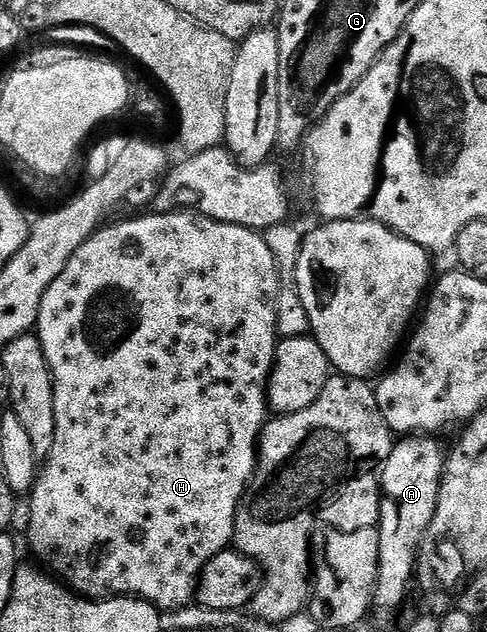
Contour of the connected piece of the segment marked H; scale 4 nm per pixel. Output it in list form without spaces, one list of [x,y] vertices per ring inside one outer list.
[[[148,212],[142,218],[129,218],[126,222],[117,222],[114,226],[110,224],[102,225],[96,234],[84,242],[73,253],[67,268],[47,288],[43,296],[43,304],[39,308],[35,333],[41,342],[41,347],[45,353],[45,359],[49,365],[49,371],[53,377],[53,404],[55,406],[55,444],[51,444],[49,457],[44,459],[37,475],[37,481],[33,484],[33,489],[28,495],[29,501],[29,546],[33,549],[33,554],[38,558],[36,561],[50,575],[56,576],[68,589],[84,596],[90,600],[104,600],[114,596],[132,596],[142,598],[144,602],[150,602],[158,610],[174,610],[180,606],[190,605],[194,601],[197,593],[197,579],[201,576],[201,570],[219,552],[230,549],[233,541],[233,529],[235,528],[235,512],[237,505],[241,503],[241,498],[245,490],[249,487],[249,481],[253,475],[253,469],[257,466],[257,444],[261,436],[261,429],[267,421],[267,399],[265,388],[269,384],[269,373],[273,371],[273,359],[277,356],[277,343],[279,335],[277,332],[277,293],[281,287],[281,277],[275,264],[275,256],[271,256],[271,248],[267,248],[264,233],[256,230],[248,230],[235,224],[223,224],[210,218],[203,217],[202,214],[192,212],[174,212],[171,214],[158,214]]]

